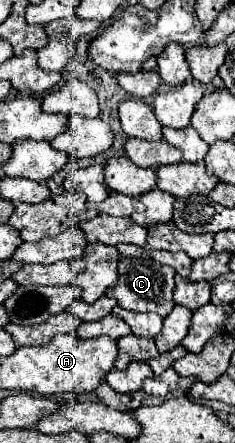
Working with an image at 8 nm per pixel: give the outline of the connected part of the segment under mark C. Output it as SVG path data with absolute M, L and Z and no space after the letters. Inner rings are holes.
M121 258L119 260L119 282L111 290L107 290L107 294L113 296L117 304L125 310L155 312L165 318L175 306L173 276L175 276L175 270L171 270L171 266L163 266L155 262L153 258Z

